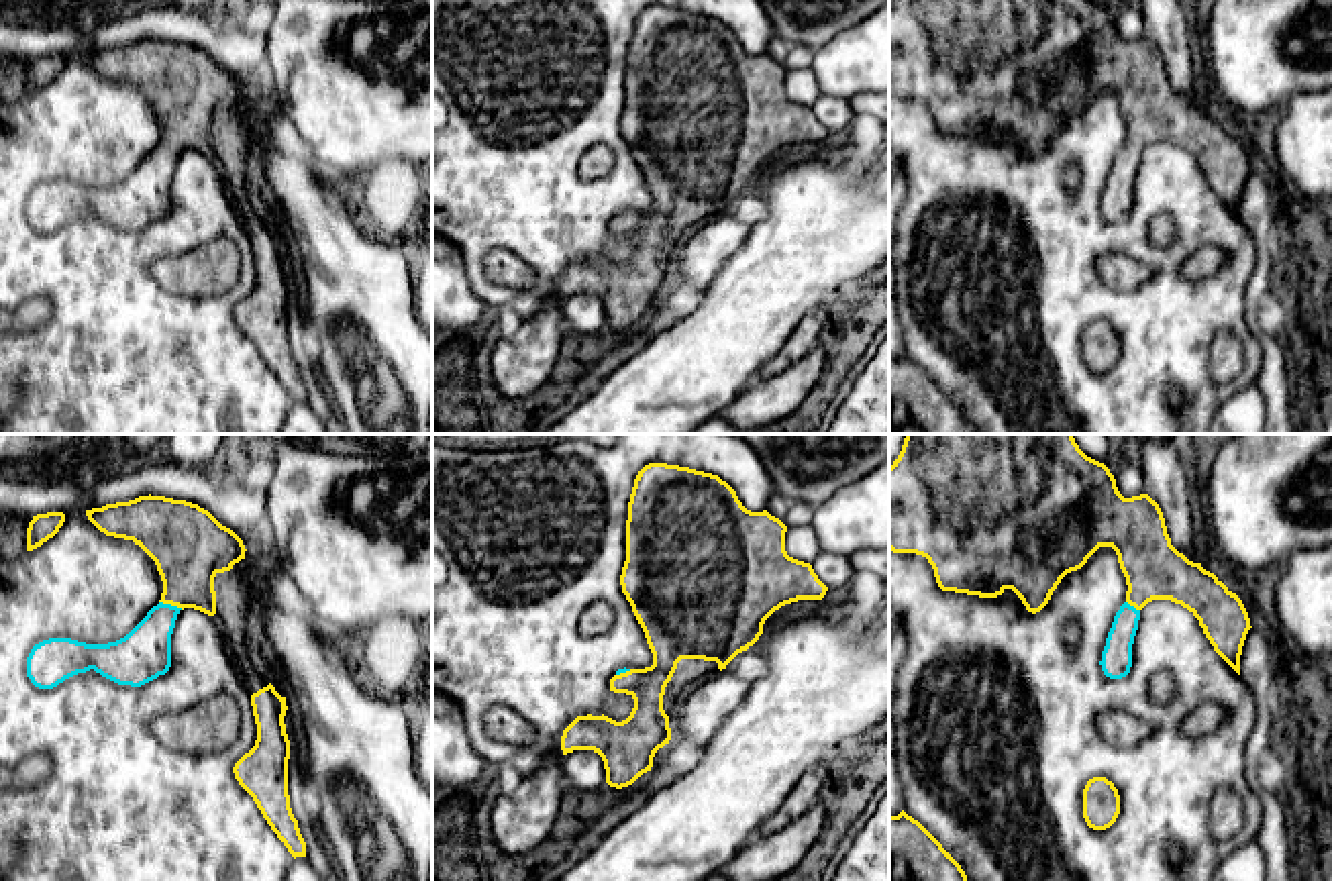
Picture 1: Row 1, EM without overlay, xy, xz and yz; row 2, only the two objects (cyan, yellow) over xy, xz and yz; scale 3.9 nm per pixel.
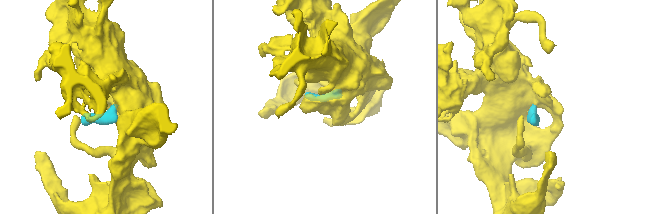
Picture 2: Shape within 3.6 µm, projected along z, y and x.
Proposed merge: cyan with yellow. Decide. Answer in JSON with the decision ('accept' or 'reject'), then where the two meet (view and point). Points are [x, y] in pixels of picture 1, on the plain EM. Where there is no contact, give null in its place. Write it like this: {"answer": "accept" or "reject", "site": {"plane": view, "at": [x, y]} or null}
{"answer": "accept", "site": {"plane": "xy", "at": [172, 149]}}

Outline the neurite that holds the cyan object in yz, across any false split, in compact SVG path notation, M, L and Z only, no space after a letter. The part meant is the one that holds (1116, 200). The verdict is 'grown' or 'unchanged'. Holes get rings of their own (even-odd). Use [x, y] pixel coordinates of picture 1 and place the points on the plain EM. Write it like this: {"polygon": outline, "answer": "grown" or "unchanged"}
{"polygon": "M898 0L889 10L889 92L928 102L942 135L997 141L1012 133L1028 155L1040 155L1061 122L1081 112L1099 92L1112 90L1126 120L1126 145L1114 159L1102 194L1102 214L1122 222L1132 210L1132 188L1140 153L1152 143L1187 151L1203 171L1214 194L1240 218L1240 198L1250 169L1242 143L1201 106L1179 96L1167 77L1159 47L1148 39L1124 41L1110 12L1091 0Z", "answer": "grown"}

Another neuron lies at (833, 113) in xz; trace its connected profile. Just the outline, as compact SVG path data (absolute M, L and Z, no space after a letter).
M820 94L812 102L812 112L818 118L818 122L828 131L828 133L838 133L849 126L851 118L855 112L851 110L849 100L840 96L828 96Z

